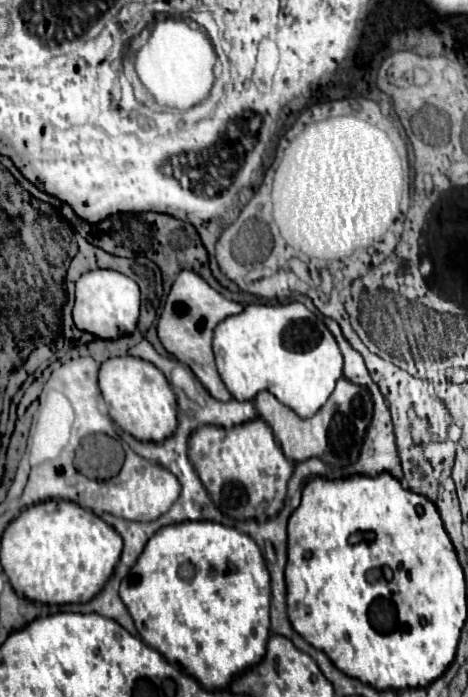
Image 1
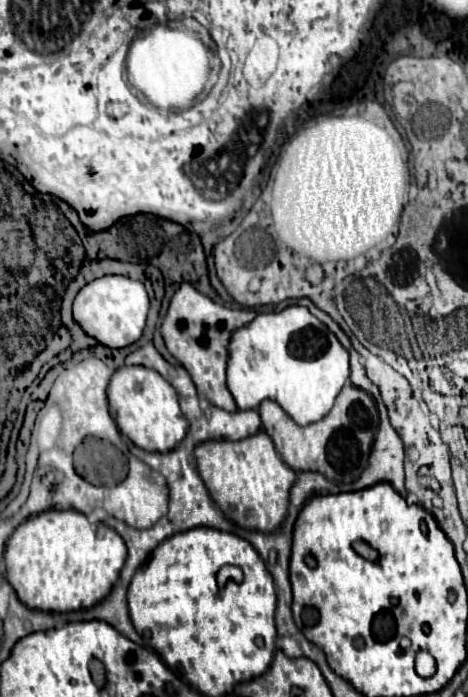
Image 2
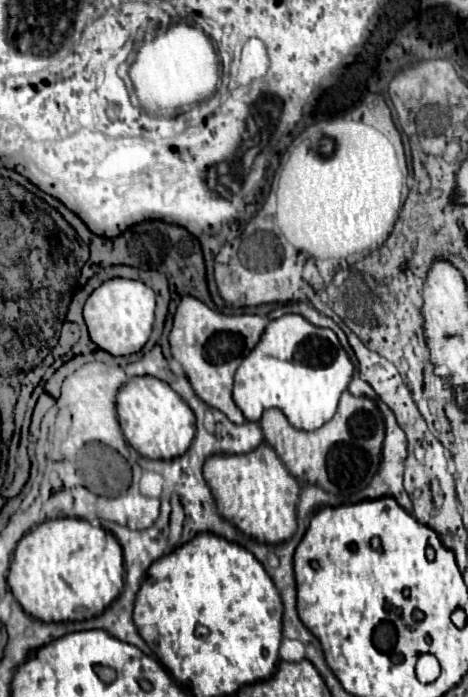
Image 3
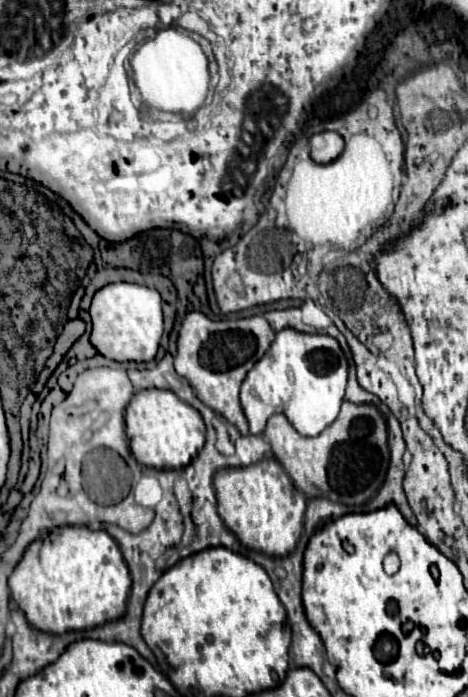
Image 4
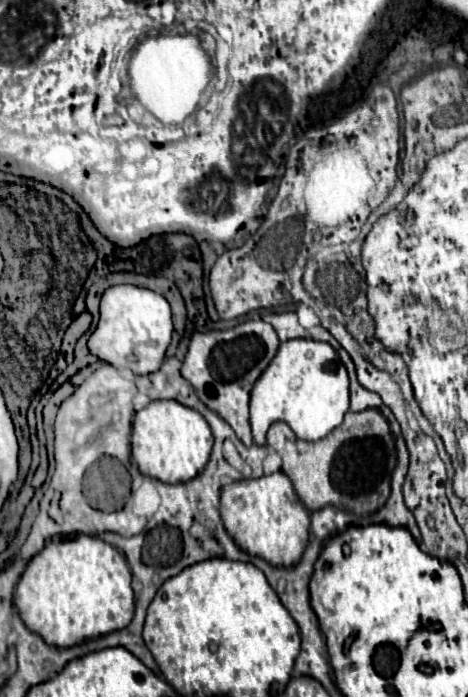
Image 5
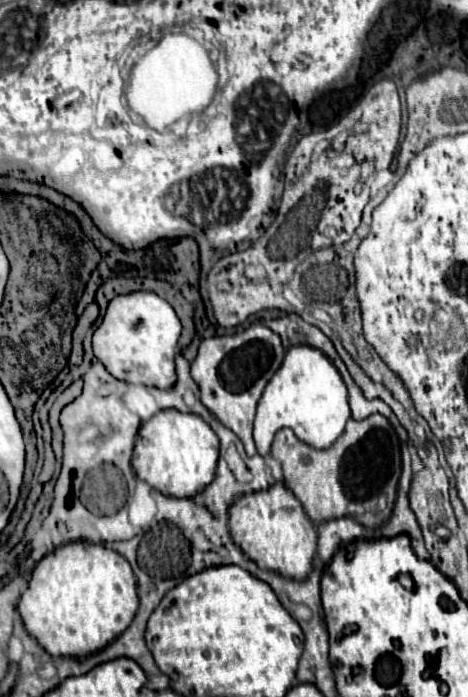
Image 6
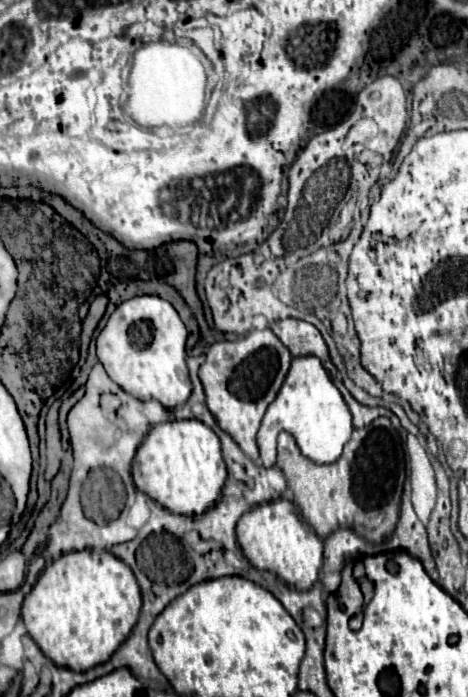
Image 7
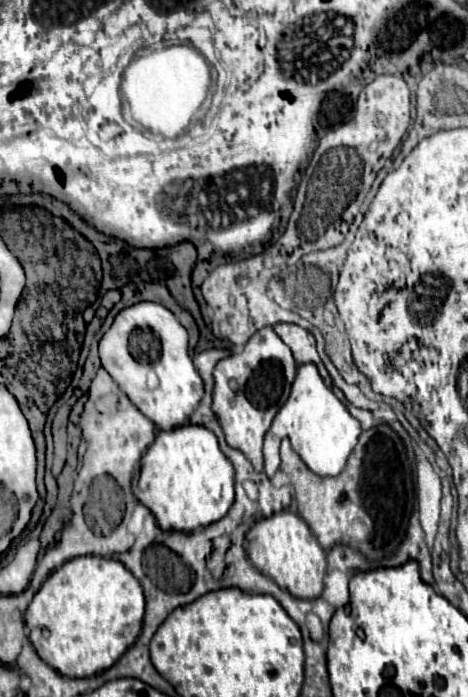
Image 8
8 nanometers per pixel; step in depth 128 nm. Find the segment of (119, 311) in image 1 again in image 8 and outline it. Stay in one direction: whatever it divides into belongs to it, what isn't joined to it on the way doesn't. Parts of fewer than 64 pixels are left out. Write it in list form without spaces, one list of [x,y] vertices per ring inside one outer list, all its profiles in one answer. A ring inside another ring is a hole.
[[[138,302],[124,308],[100,340],[100,360],[120,390],[160,430],[186,424],[202,400],[204,384],[188,356],[188,332],[158,302]]]

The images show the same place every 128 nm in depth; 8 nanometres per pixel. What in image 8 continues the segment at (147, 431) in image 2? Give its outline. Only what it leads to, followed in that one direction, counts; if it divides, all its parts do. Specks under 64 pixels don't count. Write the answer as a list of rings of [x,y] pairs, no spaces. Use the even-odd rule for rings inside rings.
[[[184,424],[168,432],[160,430],[140,464],[134,496],[152,510],[162,530],[192,532],[196,526],[208,526],[224,518],[234,502],[234,468],[222,454],[214,432],[204,426]]]

